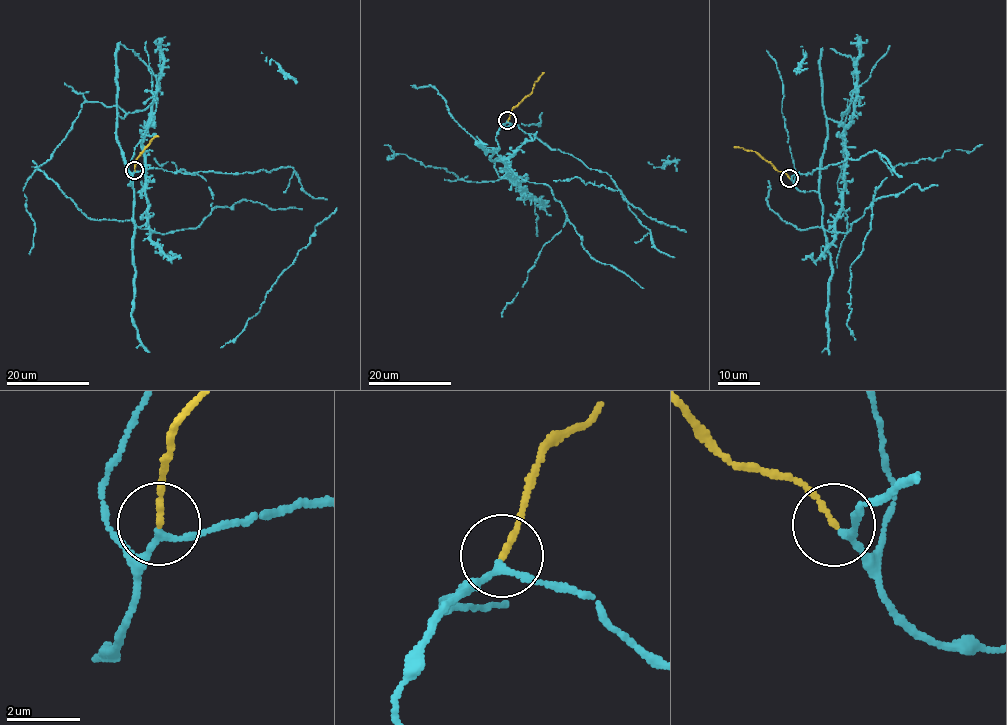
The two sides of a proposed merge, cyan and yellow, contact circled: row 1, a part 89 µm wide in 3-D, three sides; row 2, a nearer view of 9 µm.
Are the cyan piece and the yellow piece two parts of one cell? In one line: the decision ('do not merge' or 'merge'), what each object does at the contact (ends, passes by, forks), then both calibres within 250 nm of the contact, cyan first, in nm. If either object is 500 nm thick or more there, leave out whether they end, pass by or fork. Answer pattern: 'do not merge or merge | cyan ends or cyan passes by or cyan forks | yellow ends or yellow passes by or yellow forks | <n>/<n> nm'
merge | cyan passes by | yellow ends | 150/140 nm

